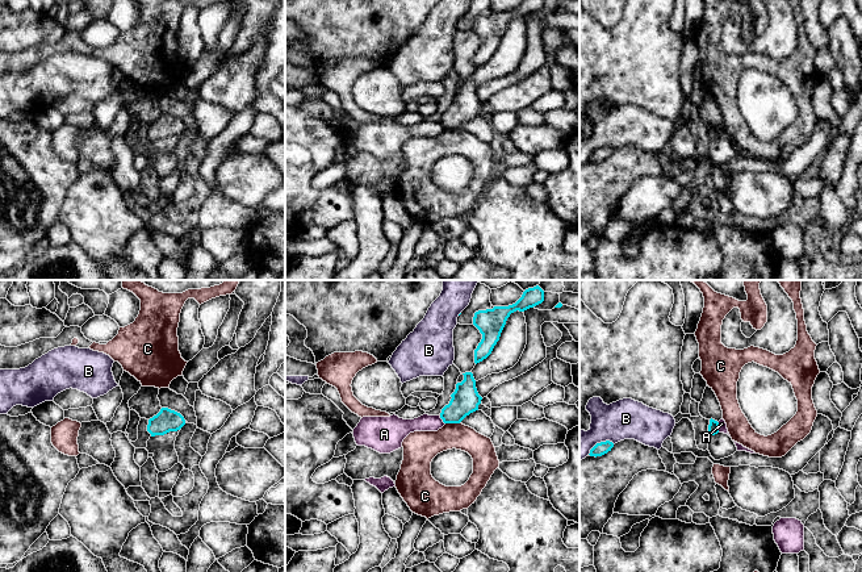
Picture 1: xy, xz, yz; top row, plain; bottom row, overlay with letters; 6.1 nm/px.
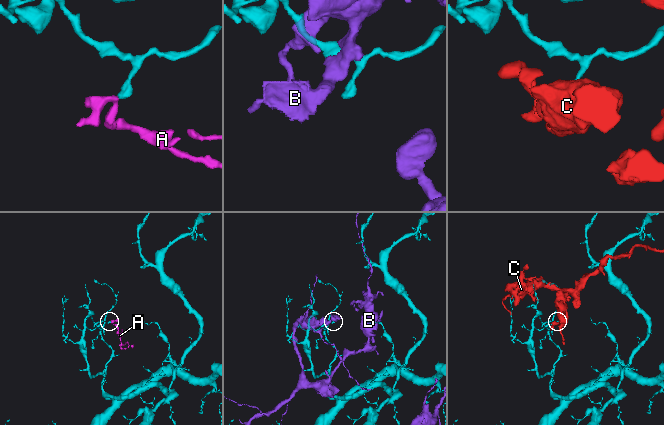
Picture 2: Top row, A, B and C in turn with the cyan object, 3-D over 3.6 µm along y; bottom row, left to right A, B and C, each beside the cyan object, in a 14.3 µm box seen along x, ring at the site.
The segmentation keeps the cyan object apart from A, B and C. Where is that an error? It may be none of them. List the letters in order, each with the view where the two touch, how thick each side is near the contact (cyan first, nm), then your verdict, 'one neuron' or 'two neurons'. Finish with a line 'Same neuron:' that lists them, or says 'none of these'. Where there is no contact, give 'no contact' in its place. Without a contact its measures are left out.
A: yz | 60/50 nm | two neurons
B: yz | 80/240 nm | two neurons
C: xz | 170/200 nm | two neurons
Same neuron: none of these

